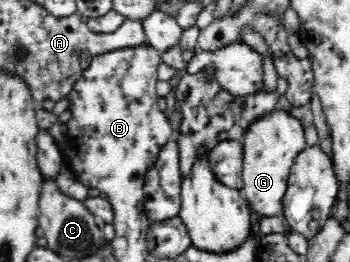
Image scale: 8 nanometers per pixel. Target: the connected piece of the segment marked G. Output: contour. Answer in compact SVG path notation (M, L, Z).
M273 110L249 126L243 143L243 184L239 191L247 199L251 212L259 218L283 215L283 198L287 192L292 164L307 146L301 120L285 110Z

